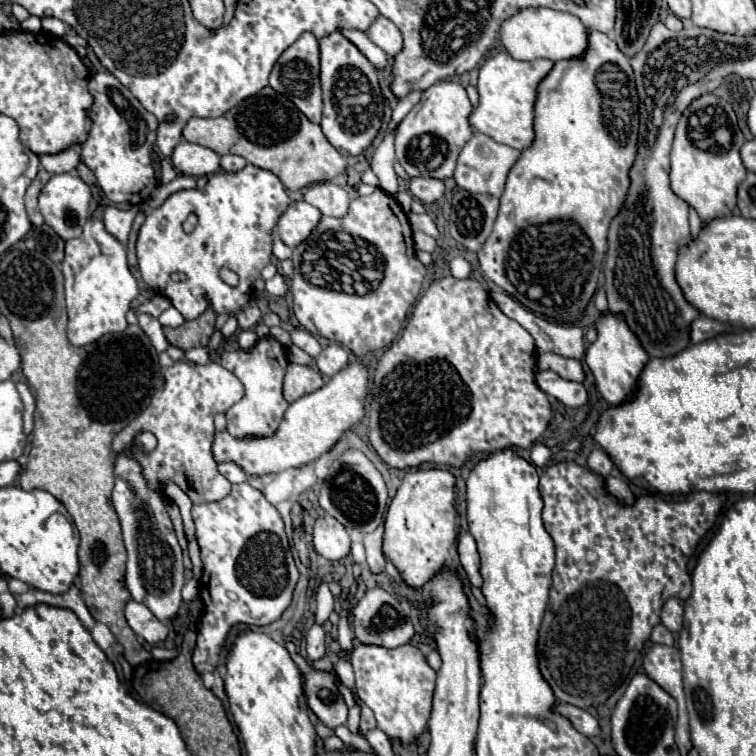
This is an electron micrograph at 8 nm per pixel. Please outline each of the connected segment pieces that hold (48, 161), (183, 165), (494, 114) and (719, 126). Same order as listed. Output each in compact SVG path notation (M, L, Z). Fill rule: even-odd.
M75 143L75 145L63 149L63 151L59 151L59 153L41 155L39 159L41 159L41 165L43 165L51 175L55 175L55 173L71 173L71 171L75 171L77 163L81 161L79 155L81 155L81 145Z
M181 141L175 151L173 151L173 167L185 175L191 177L201 177L201 175L213 175L217 173L219 167L219 159L221 155L215 153L209 147L203 145L195 145L189 141Z
M499 51L491 55L479 71L479 107L471 113L471 125L475 131L481 131L493 137L497 143L505 143L515 149L527 149L533 139L533 107L537 99L537 87L553 69L553 61L537 59L537 61L517 61L509 53Z
M713 93L693 101L677 123L671 149L671 189L697 211L703 225L731 215L737 205L737 187L747 173L739 157L743 143L745 137L737 125L735 111Z

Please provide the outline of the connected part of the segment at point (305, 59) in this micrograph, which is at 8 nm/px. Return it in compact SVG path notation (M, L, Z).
M303 33L275 63L271 77L269 77L269 85L287 95L313 123L321 121L321 109L323 109L323 101L321 101L321 83L319 83L319 41L311 35L311 33Z

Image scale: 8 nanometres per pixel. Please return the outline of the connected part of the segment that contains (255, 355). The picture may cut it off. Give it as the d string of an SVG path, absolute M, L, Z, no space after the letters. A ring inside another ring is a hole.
M273 337L267 339L259 339L259 343L249 349L237 349L237 351L223 351L219 353L219 363L229 369L245 387L245 395L239 403L235 403L227 413L227 431L237 437L237 439L245 439L245 437L271 437L281 419L283 413L287 411L289 403L285 401L283 393L281 393L281 383L283 383L283 375L287 369L287 353L285 349L279 345L279 341L275 341Z

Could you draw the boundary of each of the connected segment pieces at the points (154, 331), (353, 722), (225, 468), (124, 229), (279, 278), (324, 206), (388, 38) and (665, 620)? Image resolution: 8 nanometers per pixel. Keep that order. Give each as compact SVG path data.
M139 315L139 327L147 333L147 337L151 339L153 347L157 349L157 353L161 353L161 351L165 351L169 347L167 339L163 335L161 323L155 317L151 317L151 315Z
M357 704L349 708L347 727L352 733L358 732L358 727L360 723L360 713L361 709Z
M219 463L219 473L225 475L231 483L243 483L243 481L247 481L245 471L237 463Z
M143 203L137 205L137 207L127 209L127 211L121 211L121 209L117 209L117 207L107 207L107 209L105 209L105 215L103 215L103 221L105 221L107 231L113 233L121 243L125 243L127 237L129 237L133 219L135 219L135 215L137 215L139 211L147 213L149 209L147 209Z
M277 273L273 279L267 281L267 293L275 295L275 297L283 297L287 293L287 277L283 277L281 273Z
M315 183L313 187L307 187L303 199L317 207L323 215L331 217L343 217L349 209L349 195L343 187L335 183Z
M377 17L377 21L367 29L367 35L389 57L395 57L403 49L403 35L401 35L401 31L385 17Z
M673 597L673 599L665 601L663 611L661 611L661 623L673 633L677 633L681 629L681 625L683 625L683 601L681 599Z

